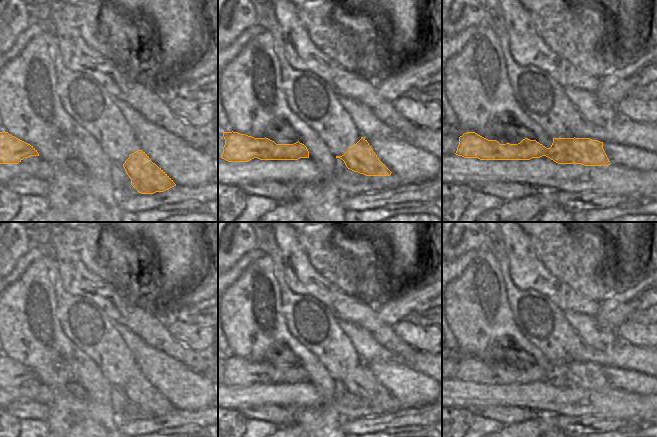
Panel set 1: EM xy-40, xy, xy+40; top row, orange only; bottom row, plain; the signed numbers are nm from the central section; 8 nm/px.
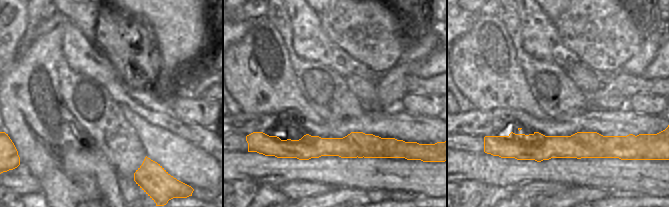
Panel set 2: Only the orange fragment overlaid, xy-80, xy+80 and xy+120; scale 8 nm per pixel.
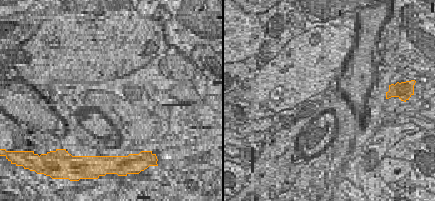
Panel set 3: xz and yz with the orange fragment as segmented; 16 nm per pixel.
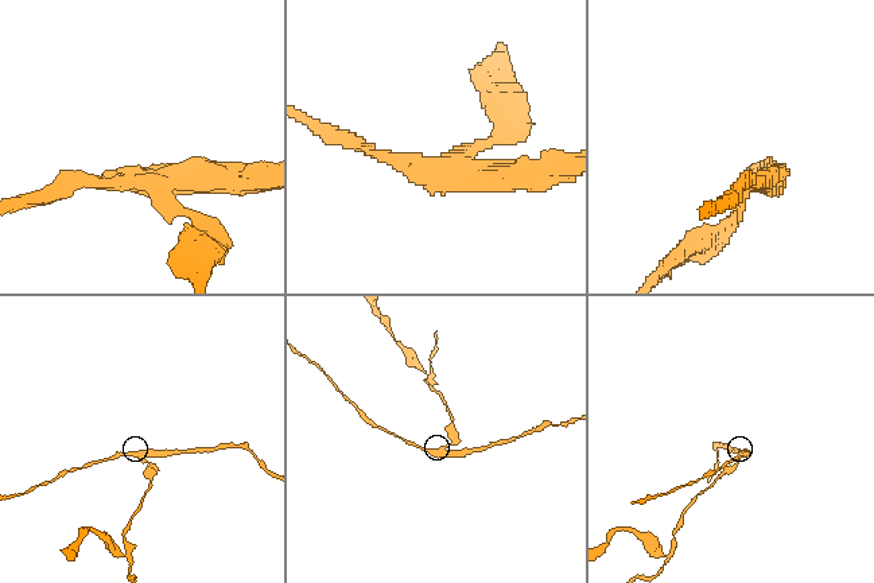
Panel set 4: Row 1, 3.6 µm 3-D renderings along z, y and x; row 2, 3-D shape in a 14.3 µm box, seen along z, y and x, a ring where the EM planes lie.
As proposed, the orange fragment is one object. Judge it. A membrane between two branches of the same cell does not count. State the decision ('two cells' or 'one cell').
two cells

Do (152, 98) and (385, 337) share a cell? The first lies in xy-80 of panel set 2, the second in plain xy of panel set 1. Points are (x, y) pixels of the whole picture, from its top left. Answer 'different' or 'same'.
same

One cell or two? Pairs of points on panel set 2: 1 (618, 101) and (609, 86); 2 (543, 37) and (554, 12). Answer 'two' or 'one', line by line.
1: one
2: two

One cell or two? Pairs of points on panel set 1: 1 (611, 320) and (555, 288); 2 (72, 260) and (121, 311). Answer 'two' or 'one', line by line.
1: two
2: one

